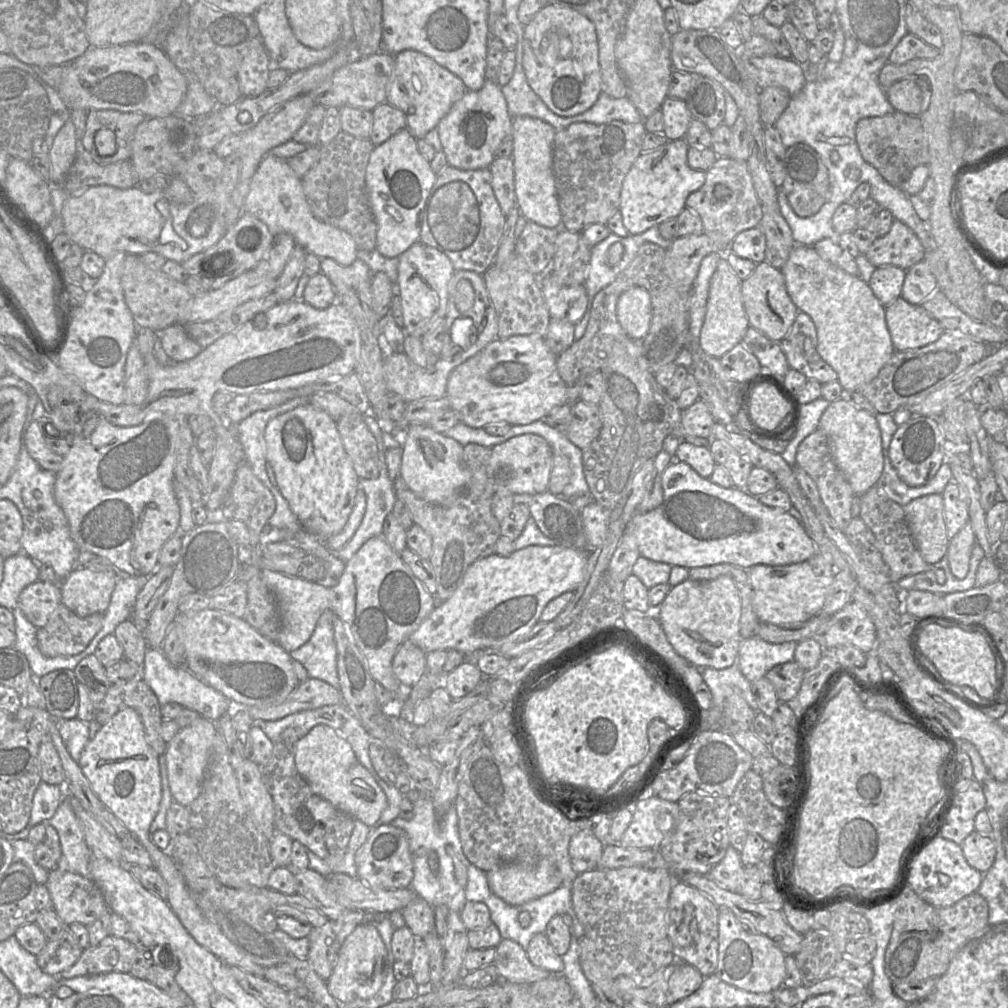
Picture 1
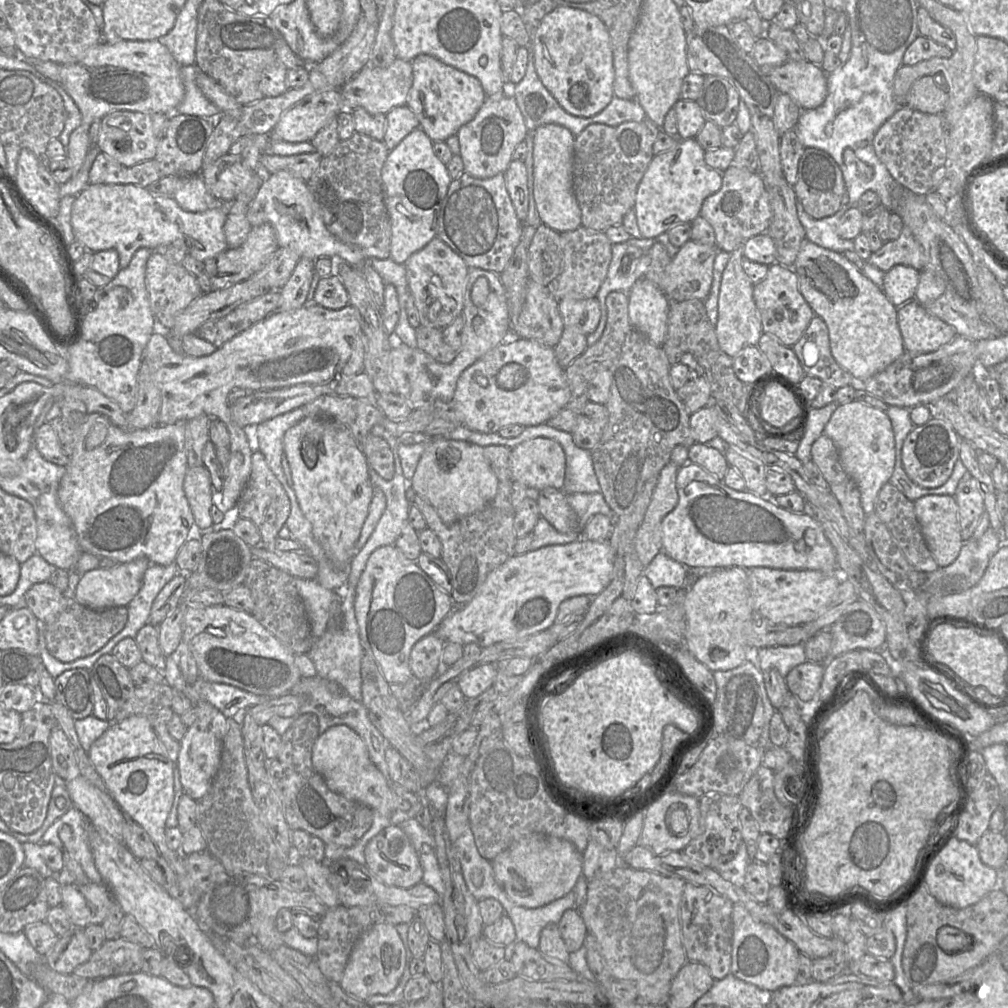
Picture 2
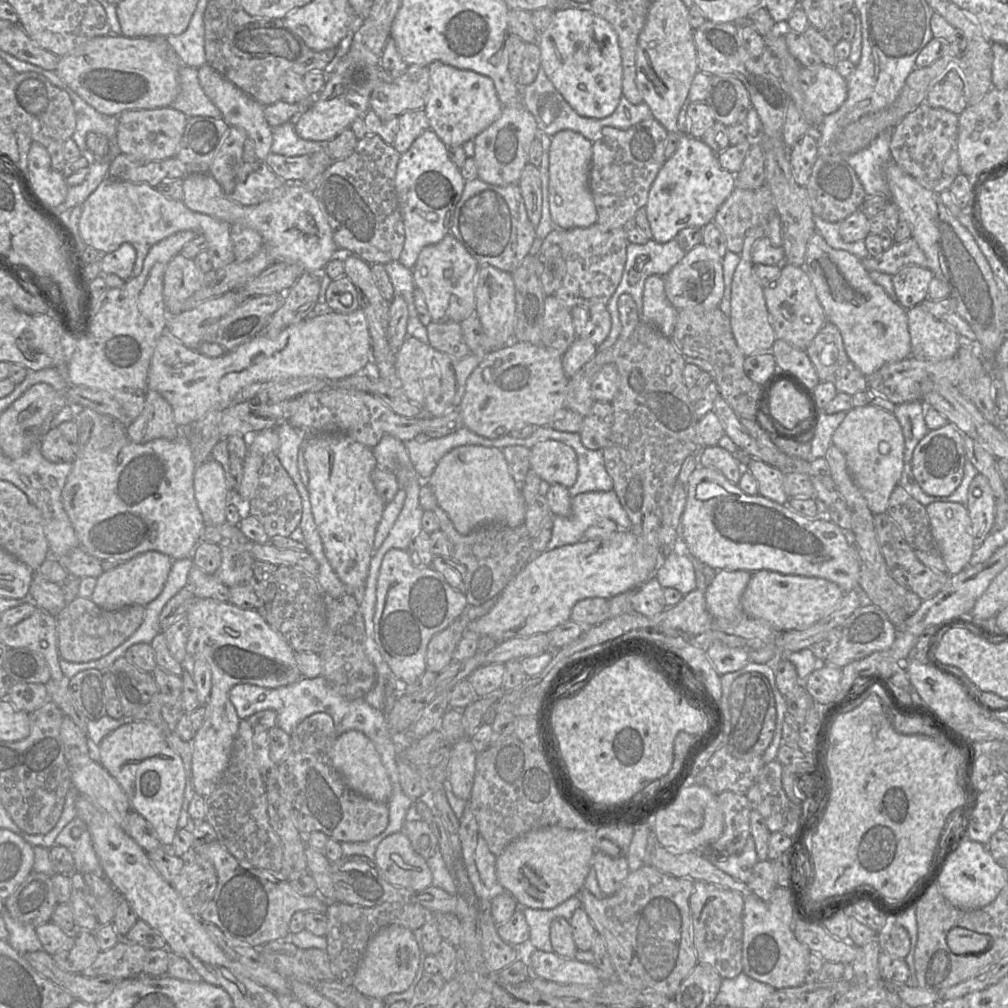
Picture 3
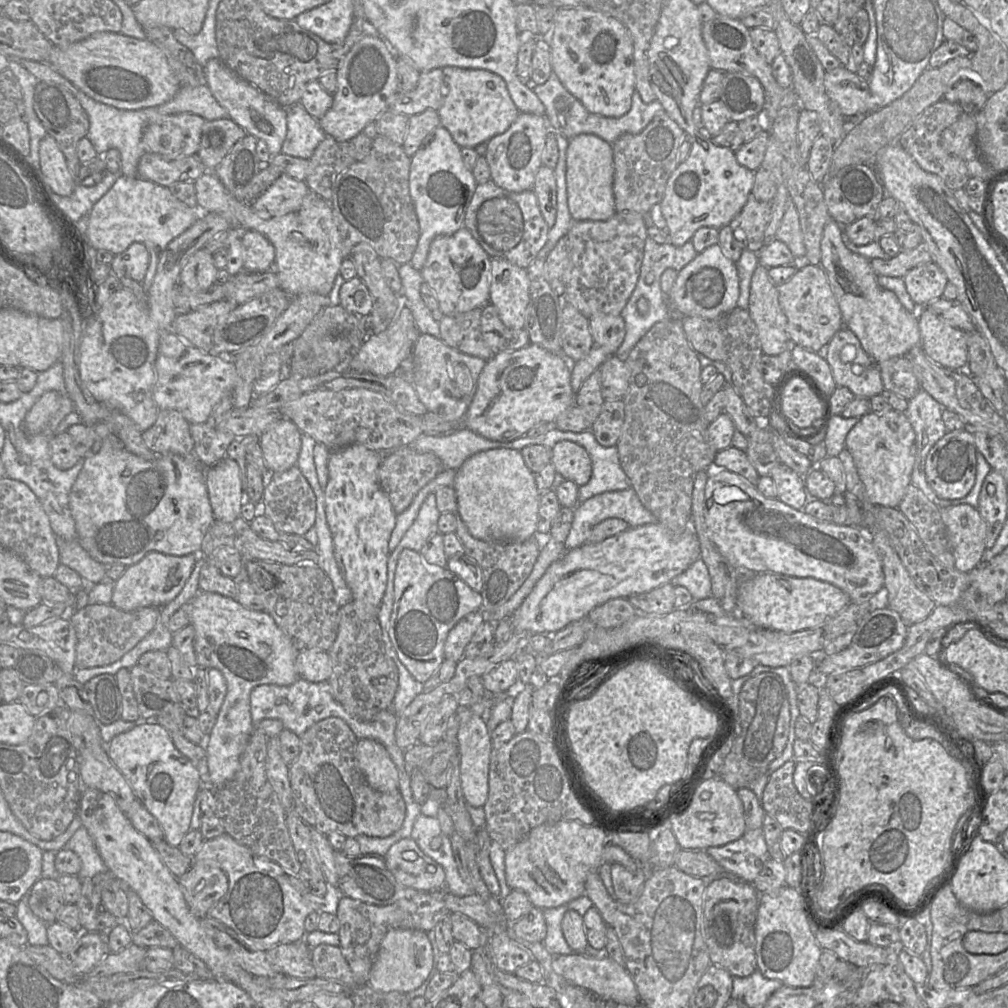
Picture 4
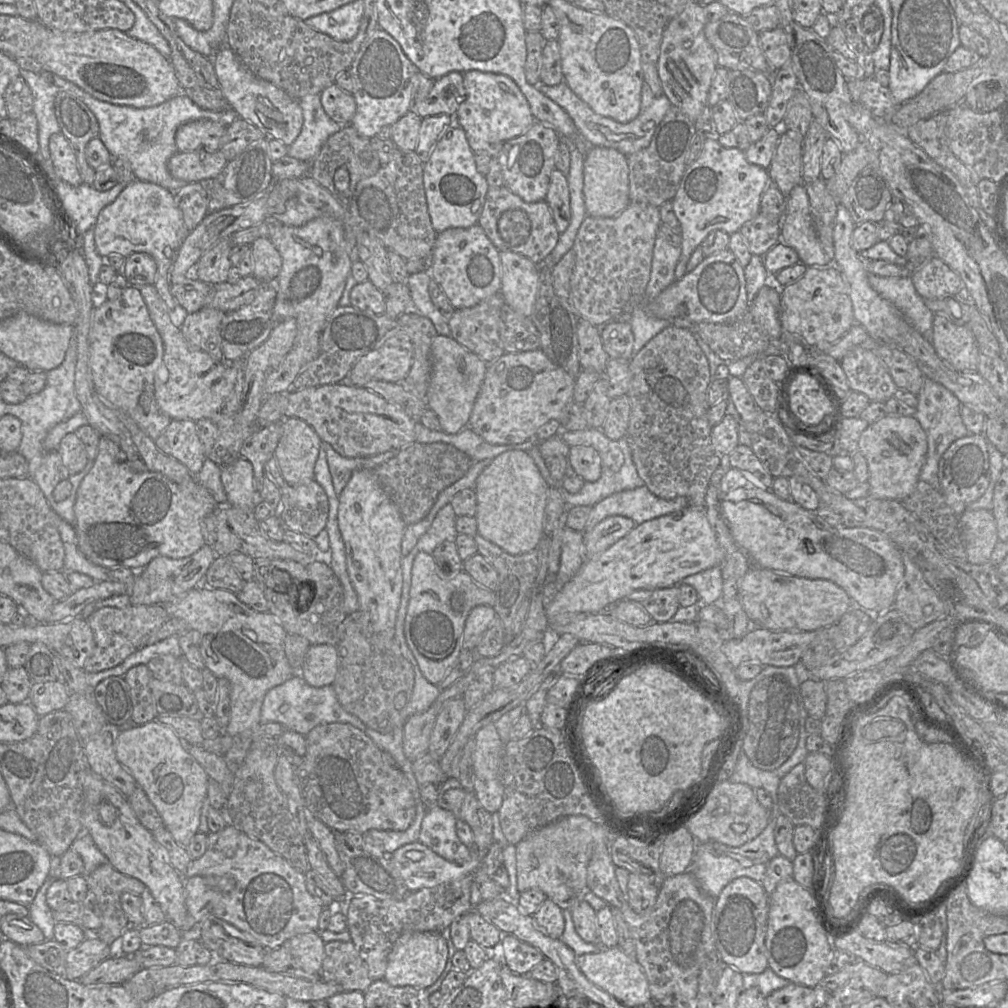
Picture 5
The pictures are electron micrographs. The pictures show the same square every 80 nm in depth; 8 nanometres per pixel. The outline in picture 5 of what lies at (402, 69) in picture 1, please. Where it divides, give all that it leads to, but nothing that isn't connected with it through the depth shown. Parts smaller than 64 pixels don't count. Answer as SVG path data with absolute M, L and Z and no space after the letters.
M472 70L463 73L463 85L466 97L452 118L464 130L474 153L496 158L504 143L523 135L536 122L526 98L511 78Z

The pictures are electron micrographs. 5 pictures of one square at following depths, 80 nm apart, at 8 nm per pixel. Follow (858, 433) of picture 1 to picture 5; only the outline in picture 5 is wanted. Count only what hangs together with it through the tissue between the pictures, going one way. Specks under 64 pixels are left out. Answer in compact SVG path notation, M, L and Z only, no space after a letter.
M887 415L869 424L859 438L857 449L867 461L869 496L899 502L908 498L919 481L927 448L927 435L914 417Z

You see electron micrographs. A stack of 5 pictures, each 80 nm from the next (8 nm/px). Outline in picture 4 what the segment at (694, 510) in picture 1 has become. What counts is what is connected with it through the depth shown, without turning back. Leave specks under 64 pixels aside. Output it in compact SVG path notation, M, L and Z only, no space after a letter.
M722 470L713 475L707 474L704 487L704 516L708 538L735 571L768 571L819 579L837 586L855 603L867 602L883 589L882 563L872 544L872 533L869 529L820 521L778 498L766 497L757 489L756 483L739 474L729 470Z

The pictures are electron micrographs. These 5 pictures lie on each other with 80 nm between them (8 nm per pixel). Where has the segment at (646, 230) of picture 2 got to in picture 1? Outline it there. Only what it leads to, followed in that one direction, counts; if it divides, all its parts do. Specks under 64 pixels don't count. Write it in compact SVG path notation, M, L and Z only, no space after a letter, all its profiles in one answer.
M684 139L668 141L662 147L644 152L635 160L625 176L620 194L619 212L630 235L641 234L661 223L676 219L686 208L686 200L705 183L706 172L691 168Z

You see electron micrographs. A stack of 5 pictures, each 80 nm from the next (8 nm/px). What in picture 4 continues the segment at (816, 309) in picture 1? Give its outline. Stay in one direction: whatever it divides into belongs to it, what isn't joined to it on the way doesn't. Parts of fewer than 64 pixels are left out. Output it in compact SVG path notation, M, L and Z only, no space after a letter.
M831 219L823 232L818 265L827 275L841 311L844 327L859 339L862 348L877 363L906 356L914 347L919 346L917 314L909 312L894 293L878 285L877 274L872 269L869 259L846 247L843 227Z

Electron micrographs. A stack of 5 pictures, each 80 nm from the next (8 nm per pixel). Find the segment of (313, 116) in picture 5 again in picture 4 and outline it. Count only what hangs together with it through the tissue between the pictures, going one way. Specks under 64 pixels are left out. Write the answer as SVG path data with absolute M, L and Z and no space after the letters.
M296 102L287 110L287 134L281 153L302 159L312 157L316 147L327 137L319 119Z

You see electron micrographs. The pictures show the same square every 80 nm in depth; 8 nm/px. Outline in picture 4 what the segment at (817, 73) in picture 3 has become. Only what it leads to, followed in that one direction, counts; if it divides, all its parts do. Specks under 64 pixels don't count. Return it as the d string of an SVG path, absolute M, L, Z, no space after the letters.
M844 66L830 70L825 75L824 87L827 96L838 106L846 118L872 112L866 111L866 100L870 97L867 78L862 78L857 72L850 71Z

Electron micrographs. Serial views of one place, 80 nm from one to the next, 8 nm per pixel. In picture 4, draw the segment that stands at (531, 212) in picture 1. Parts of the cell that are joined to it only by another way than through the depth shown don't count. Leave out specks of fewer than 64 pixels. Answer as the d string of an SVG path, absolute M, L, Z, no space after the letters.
M591 134L569 139L566 157L567 205L574 221L604 221L616 213L613 194L614 160L612 145Z

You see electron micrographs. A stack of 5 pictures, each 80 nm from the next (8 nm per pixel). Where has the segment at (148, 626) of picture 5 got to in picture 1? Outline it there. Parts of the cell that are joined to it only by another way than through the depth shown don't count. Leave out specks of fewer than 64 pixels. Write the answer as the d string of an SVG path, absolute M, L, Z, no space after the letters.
M59 605L50 615L44 626L37 629L37 645L47 657L67 657L82 653L101 629L102 616L93 614L79 617L64 605Z

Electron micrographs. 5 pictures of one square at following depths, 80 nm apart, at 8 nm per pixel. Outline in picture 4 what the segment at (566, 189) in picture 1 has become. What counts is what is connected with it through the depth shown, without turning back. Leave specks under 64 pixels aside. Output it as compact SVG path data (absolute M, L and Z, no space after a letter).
M664 111L638 134L623 134L611 144L614 160L613 194L616 213L648 213L664 197L666 184L674 170L691 151L691 138Z

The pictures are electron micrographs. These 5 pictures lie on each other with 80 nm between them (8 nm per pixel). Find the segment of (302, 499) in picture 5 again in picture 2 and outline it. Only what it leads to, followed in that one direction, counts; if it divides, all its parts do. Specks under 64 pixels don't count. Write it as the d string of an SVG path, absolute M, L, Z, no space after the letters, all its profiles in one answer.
M254 451L252 455L251 473L236 507L239 517L252 521L260 532L264 546L272 549L274 541L280 538L279 532L285 526L290 514L290 499L280 481L269 468L265 457L259 451Z

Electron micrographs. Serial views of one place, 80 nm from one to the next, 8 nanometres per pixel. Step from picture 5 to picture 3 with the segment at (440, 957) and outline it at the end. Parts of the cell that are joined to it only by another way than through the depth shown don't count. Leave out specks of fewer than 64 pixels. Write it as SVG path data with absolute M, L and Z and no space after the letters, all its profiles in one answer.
M398 925L381 928L369 941L356 970L352 986L369 997L384 998L401 993L414 980L422 959L422 950L415 931Z

